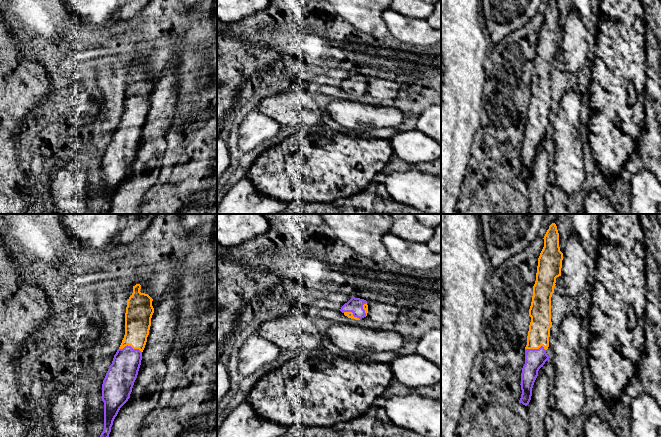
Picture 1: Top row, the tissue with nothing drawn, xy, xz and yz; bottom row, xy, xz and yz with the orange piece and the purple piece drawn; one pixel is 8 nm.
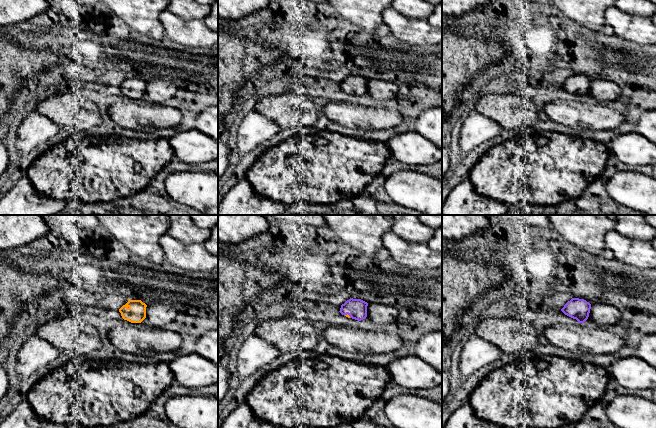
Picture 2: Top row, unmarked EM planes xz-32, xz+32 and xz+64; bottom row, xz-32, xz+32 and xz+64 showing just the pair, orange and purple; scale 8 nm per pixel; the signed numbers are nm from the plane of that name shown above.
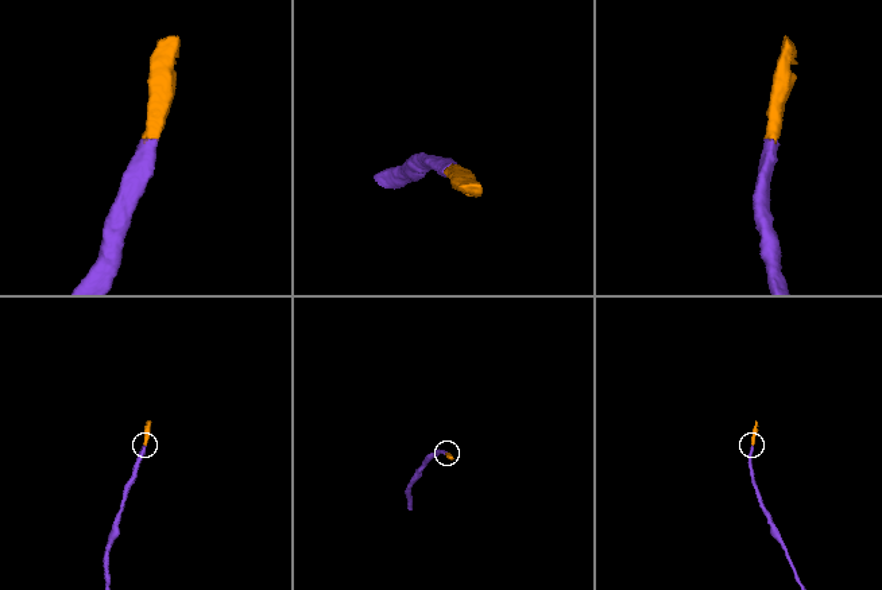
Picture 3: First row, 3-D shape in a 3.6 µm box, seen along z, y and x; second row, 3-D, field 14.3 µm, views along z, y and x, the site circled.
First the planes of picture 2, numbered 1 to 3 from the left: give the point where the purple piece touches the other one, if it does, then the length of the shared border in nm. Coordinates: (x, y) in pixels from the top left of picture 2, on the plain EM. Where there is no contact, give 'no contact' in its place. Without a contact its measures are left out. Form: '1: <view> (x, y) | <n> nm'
1: xz-32 (128, 82) | 20 nm
2: xz+32 (347, 90) | 60 nm
3: no contact

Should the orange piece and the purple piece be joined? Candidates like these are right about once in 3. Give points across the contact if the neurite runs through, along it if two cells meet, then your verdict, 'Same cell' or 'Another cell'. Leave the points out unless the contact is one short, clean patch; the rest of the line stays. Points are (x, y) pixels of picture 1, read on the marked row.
Path across: xy (138, 315), (135, 339), (130, 345), (130, 353), (122, 373). Same cell

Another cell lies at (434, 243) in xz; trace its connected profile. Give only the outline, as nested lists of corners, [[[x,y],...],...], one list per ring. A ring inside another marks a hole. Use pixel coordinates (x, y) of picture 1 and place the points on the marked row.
[[[441,225],[434,228],[434,235],[430,240],[428,240],[427,246],[434,253],[441,254]]]

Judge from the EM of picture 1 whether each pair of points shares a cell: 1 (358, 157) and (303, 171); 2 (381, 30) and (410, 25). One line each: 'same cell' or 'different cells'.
1: same cell
2: different cells

